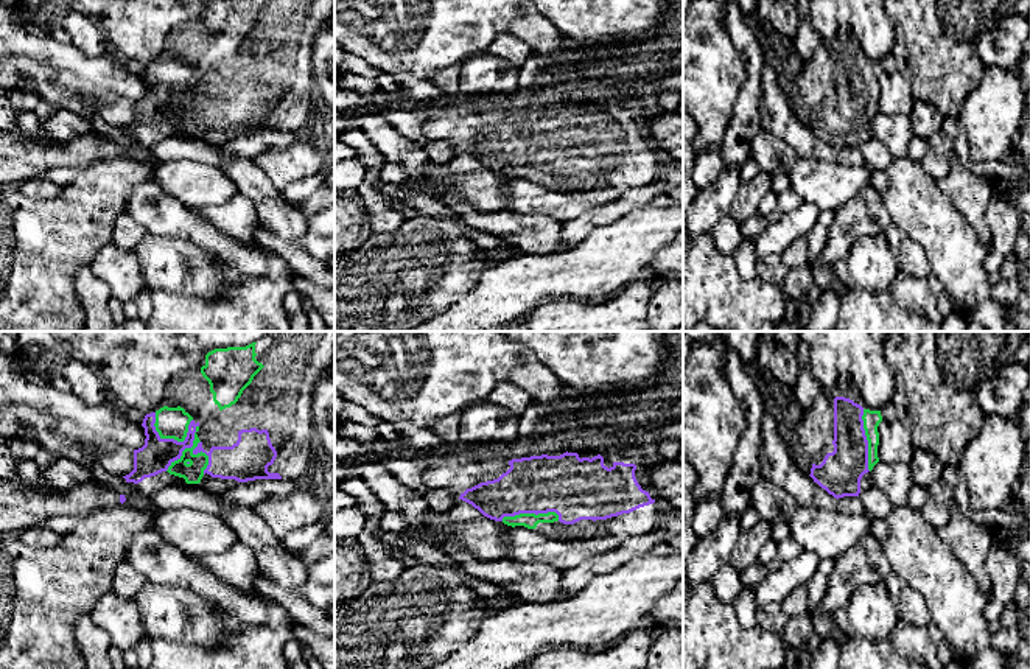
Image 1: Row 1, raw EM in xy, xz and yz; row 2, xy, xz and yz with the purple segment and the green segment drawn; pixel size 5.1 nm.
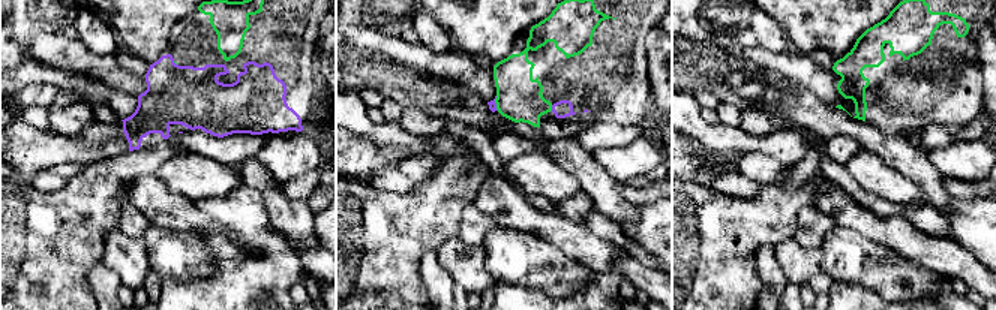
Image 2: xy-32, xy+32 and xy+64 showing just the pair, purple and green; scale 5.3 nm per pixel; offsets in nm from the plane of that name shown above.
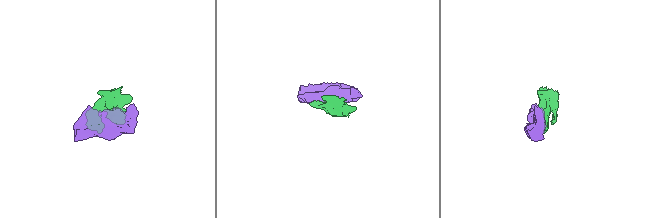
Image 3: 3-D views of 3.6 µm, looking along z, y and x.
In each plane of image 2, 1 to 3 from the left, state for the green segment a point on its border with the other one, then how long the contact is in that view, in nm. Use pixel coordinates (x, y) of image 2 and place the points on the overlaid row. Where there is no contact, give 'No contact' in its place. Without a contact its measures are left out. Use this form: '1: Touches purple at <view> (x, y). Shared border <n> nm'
1: Touches purple at xy-32 (174, 63). Shared border 30 nm
2: Touches purple at xy+32 (552, 108). Shared border 30 nm
3: No contact

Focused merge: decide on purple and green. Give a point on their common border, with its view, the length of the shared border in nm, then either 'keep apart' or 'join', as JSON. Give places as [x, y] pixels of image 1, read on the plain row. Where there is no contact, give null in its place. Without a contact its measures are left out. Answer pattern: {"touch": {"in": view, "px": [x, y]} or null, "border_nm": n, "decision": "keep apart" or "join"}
{"touch": {"in": "xy", "px": [187, 98]}, "border_nm": 300, "decision": "join"}

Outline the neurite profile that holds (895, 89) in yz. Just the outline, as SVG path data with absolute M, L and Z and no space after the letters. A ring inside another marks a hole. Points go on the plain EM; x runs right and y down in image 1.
M882 72L878 78L879 96L878 109L881 114L895 115L906 114L910 115L915 98L912 95L912 79L907 72Z

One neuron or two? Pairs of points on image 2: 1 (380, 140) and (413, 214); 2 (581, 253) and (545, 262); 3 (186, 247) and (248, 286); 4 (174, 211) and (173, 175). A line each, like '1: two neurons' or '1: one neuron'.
1: two neurons
2: two neurons
3: two neurons
4: two neurons

